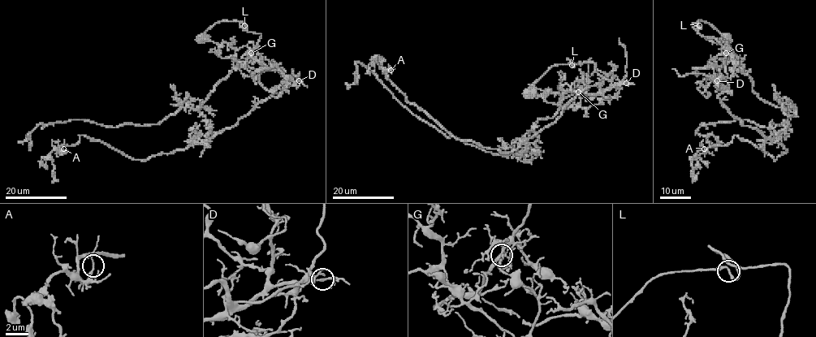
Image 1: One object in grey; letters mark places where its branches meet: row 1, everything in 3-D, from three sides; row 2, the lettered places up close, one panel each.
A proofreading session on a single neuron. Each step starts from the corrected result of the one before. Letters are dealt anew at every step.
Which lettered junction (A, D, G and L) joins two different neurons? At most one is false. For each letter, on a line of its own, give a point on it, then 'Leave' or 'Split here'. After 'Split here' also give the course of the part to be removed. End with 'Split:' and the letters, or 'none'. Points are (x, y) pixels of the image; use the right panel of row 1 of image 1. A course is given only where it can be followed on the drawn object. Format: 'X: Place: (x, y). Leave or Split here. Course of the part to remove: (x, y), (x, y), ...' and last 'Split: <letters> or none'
A: Place: (704, 149). Leave
D: Place: (717, 80). Leave
G: Place: (726, 53). Split here. Course of the part to remove: (726, 53), (714, 61), (728, 84), (720, 101), (786, 150), (774, 160), (735, 136), (697, 153), (695, 180)
L: Place: (699, 25). Leave
Split: G

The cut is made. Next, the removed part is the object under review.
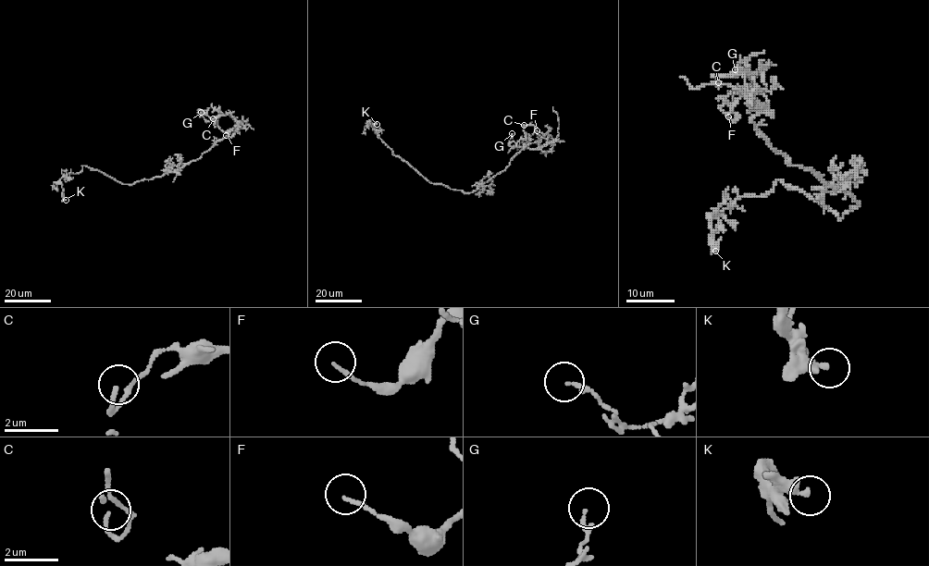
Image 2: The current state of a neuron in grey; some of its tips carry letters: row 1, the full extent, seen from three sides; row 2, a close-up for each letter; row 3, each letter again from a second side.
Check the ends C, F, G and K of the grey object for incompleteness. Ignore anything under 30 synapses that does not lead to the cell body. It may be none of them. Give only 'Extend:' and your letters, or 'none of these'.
Extend: none of these

